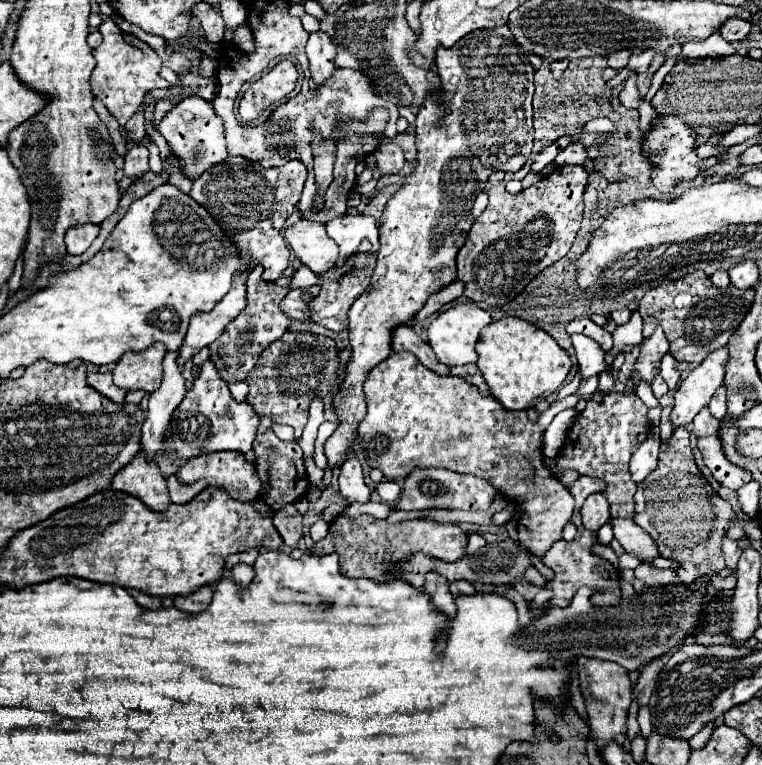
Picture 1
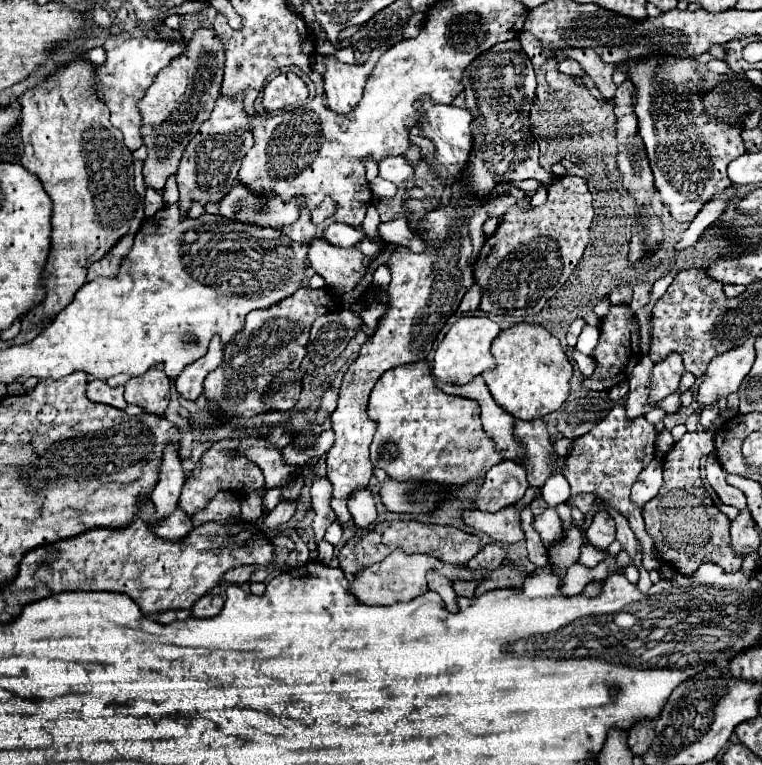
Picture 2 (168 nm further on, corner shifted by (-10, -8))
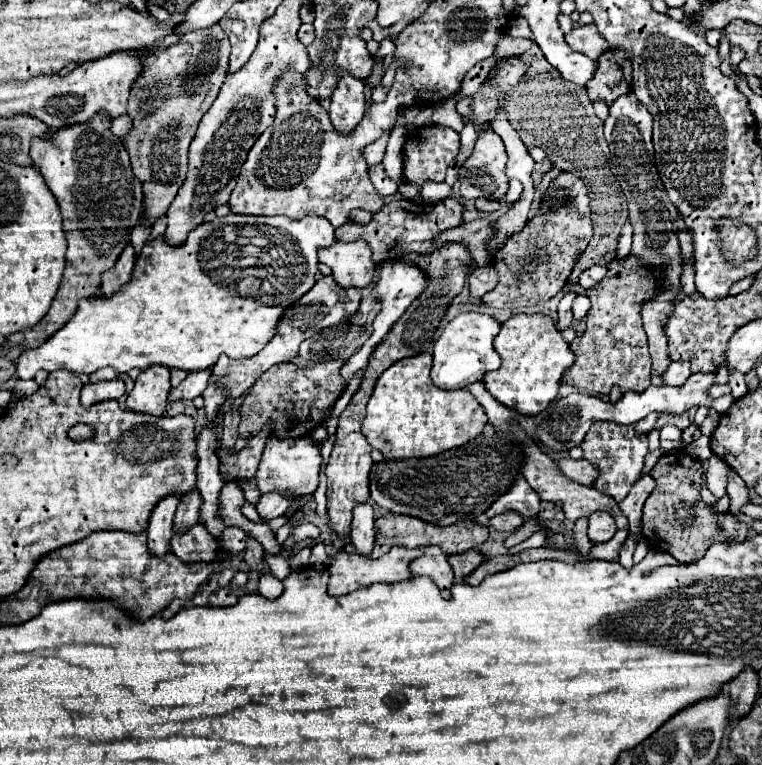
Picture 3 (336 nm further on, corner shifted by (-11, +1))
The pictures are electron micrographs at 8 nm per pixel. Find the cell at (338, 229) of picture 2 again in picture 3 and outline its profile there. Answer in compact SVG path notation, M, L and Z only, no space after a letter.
M227 214L225 218L197 226L179 248L163 244L163 238L147 242L137 258L131 282L113 298L97 296L95 300L81 300L75 316L59 332L39 348L25 350L17 358L17 376L31 380L37 370L93 374L105 366L129 372L131 368L145 370L153 364L193 372L213 366L221 354L233 360L251 358L275 336L285 310L317 282L317 250L335 242L333 232L331 222L315 214L307 214L301 220Z

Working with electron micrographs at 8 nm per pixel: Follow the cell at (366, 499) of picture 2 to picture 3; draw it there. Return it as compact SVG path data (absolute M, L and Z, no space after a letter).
M359 504L353 510L353 526L351 526L351 544L355 552L361 556L369 556L375 544L375 518L371 504Z

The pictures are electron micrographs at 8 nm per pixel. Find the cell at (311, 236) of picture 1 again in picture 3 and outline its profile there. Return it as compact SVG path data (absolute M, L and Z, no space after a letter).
M335 242L329 248L319 250L319 262L327 264L333 272L335 282L341 288L365 288L375 278L375 262L367 242Z

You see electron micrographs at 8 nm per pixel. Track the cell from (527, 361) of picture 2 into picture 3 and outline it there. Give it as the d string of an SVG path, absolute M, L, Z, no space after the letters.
M515 314L505 324L493 342L503 364L499 370L485 374L487 392L507 408L517 410L523 416L535 416L543 412L559 392L563 372L573 364L575 354L561 338L555 322L545 314Z

